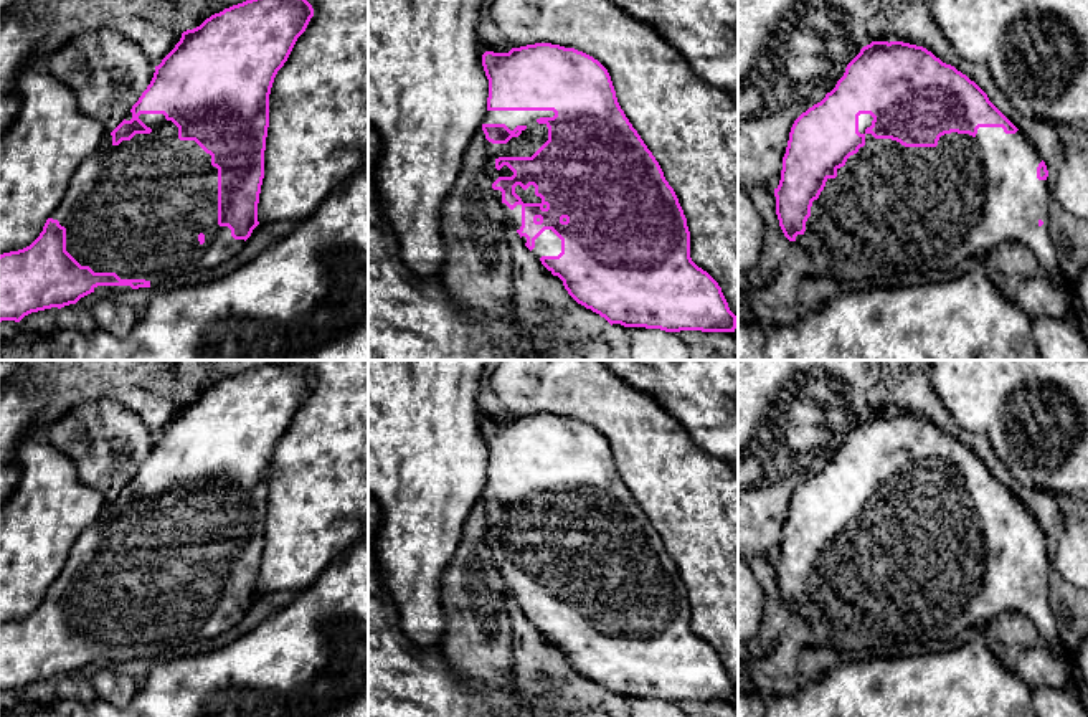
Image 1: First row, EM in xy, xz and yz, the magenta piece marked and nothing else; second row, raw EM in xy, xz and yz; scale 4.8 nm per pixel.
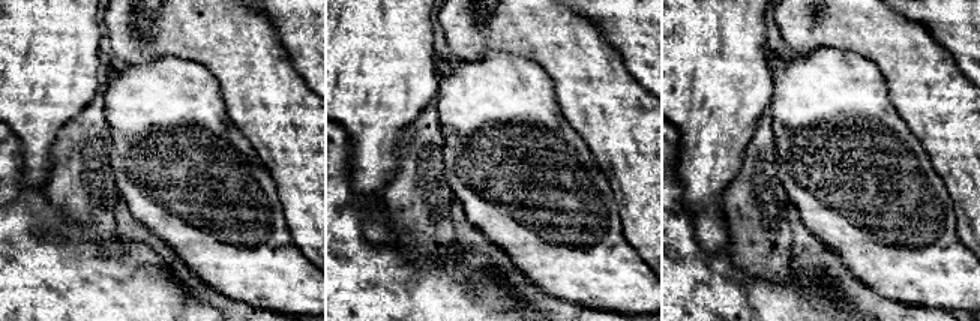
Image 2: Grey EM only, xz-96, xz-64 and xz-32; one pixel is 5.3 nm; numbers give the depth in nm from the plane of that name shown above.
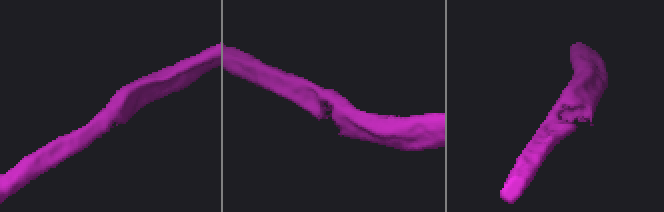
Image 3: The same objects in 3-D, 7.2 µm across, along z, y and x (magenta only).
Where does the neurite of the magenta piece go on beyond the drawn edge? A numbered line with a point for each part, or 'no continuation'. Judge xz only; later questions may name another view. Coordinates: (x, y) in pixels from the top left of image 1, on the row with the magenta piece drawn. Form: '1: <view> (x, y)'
1: xz (535, 134)

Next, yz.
1: yz (894, 215)

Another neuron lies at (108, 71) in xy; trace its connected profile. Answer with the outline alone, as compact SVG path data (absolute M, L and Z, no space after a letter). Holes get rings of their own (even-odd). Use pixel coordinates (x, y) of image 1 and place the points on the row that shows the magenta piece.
M99 26L68 40L41 68L78 97L78 106L112 132L150 84L155 66L119 30Z

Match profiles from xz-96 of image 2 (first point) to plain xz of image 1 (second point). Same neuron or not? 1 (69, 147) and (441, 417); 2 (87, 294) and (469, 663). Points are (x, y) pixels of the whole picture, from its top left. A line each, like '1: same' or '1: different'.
1: different
2: different

